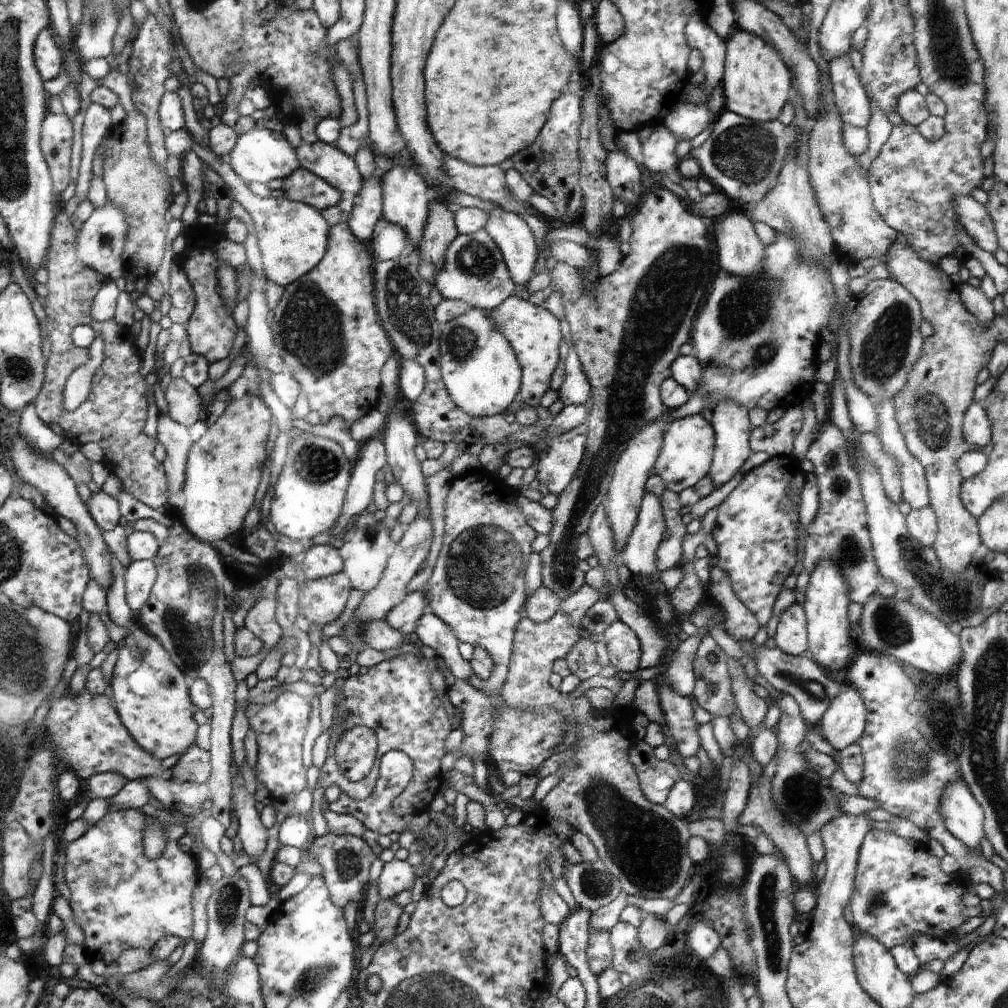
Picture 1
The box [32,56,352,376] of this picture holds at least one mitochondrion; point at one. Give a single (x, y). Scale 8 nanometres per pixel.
(56, 150)

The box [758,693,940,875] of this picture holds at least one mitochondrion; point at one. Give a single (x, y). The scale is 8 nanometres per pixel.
(908, 763)

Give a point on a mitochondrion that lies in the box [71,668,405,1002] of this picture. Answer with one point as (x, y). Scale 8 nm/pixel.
(230, 896)

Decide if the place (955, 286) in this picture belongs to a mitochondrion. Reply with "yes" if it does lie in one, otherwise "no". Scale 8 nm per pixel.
no

